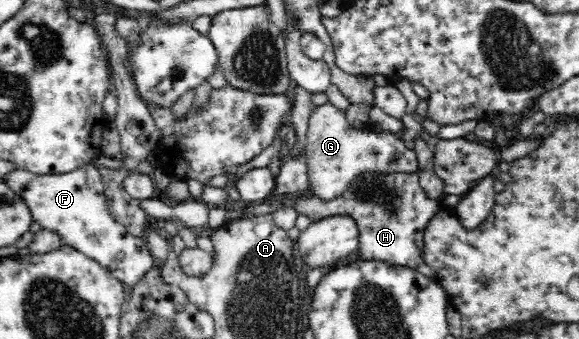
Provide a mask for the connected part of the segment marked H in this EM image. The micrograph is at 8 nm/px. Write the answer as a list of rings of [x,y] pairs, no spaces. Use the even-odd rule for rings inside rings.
[[[305,148],[298,156],[290,156],[285,162],[281,164],[280,171],[275,176],[276,184],[273,191],[261,202],[251,203],[245,205],[242,211],[246,211],[251,217],[270,216],[275,213],[277,209],[277,199],[285,197],[285,195],[292,195],[296,197],[294,207],[303,215],[311,218],[314,222],[320,219],[336,216],[348,215],[355,220],[359,230],[359,259],[365,261],[379,260],[389,264],[389,266],[407,267],[409,269],[417,270],[420,265],[425,264],[424,261],[424,231],[430,219],[436,214],[441,207],[439,199],[431,199],[421,188],[419,183],[419,174],[413,173],[381,173],[375,171],[368,171],[360,176],[357,176],[339,197],[325,201],[321,200],[319,196],[311,196],[309,194],[309,172],[307,172],[307,160],[305,159]]]

